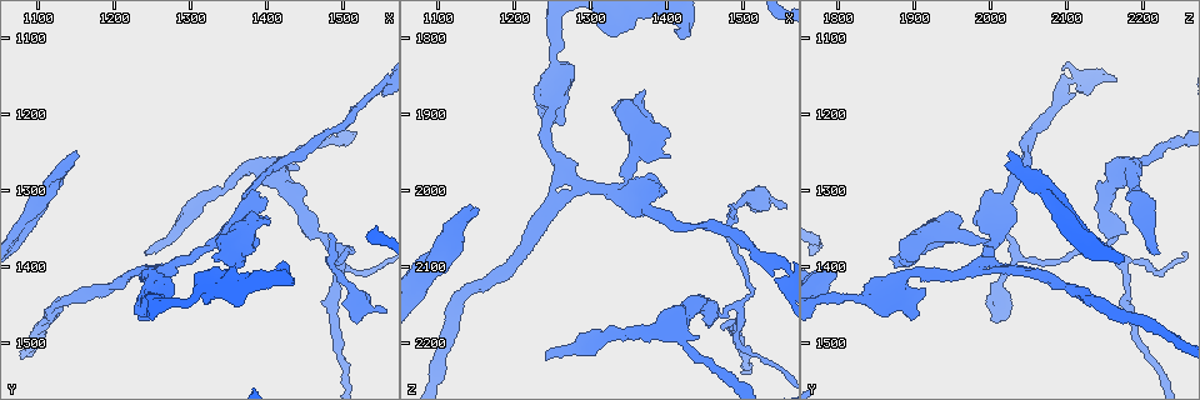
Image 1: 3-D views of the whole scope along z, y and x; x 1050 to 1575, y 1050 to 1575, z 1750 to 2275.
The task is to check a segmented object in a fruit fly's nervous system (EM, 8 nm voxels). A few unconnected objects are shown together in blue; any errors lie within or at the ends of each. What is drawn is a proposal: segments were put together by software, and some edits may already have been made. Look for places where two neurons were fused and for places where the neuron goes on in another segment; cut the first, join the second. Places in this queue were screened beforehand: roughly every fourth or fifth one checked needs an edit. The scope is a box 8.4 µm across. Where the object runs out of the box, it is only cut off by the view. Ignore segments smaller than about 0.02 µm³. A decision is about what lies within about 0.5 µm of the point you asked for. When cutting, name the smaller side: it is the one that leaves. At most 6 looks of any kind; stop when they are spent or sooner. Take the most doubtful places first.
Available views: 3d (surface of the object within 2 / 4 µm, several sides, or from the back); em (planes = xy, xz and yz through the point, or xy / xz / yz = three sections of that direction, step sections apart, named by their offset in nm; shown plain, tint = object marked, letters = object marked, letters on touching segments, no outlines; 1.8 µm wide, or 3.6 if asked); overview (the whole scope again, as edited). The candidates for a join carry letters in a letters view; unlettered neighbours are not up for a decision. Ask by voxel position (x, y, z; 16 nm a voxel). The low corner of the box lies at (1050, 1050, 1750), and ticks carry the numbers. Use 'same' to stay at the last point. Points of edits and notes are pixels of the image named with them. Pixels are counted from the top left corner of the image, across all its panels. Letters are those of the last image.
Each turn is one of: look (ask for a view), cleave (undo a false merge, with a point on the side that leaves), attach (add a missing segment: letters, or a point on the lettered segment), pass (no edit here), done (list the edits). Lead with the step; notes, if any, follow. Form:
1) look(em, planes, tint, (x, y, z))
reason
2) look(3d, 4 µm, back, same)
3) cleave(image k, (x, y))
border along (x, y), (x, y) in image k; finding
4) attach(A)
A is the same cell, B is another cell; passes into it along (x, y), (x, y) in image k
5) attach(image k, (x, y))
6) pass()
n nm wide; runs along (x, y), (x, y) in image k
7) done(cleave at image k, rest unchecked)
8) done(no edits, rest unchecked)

look(em, xz, step 8, letters, (1485, 1375, 2150))
small branch off a trunk

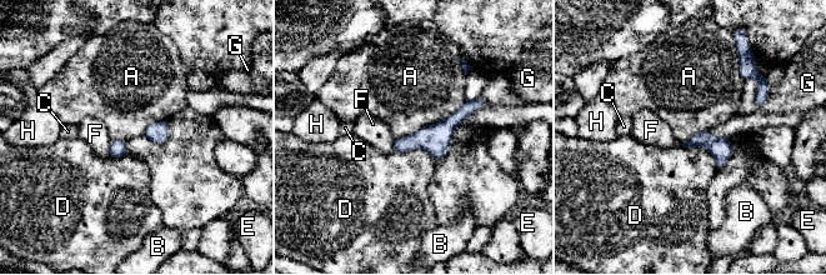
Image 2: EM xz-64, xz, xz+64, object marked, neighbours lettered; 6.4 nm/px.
pass()
110 nm wide; A, B, C, D, E, F, G and H are other cells; runs along (480, 101), (435, 139), (396, 148) in image 2; one neuron here

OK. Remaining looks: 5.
look(em, yz, step 16, letters, (1260, 1405, 1965))
a fork

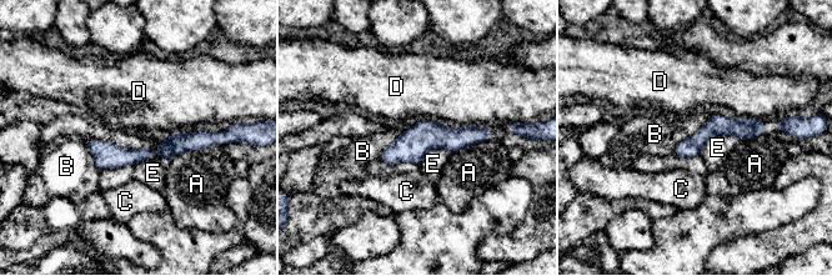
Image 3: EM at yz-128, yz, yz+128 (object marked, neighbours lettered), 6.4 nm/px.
pass()
40 nm wide; B touches over 360 nm; A, B, C, D and E are other cells; continuous, no second neuron

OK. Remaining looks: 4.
look(em, planes, letters, (1500, 1420, 2015))
thick turns thin

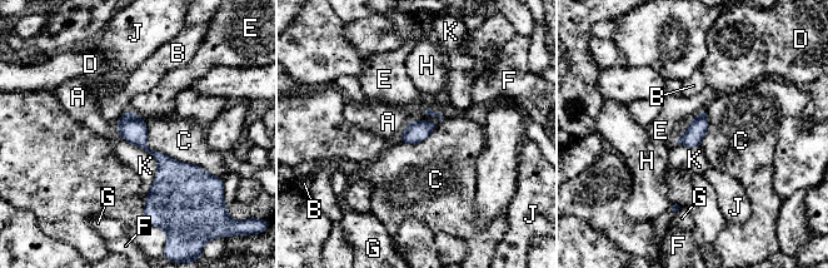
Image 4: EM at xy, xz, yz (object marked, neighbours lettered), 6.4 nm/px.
pass()
A, B, C, D, E, F, G, H, J and K are other cells; border along (144, 120), (149, 148), (214, 177) in image 4; one neuron here

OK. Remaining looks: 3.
done(no edits, rest unchecked)

